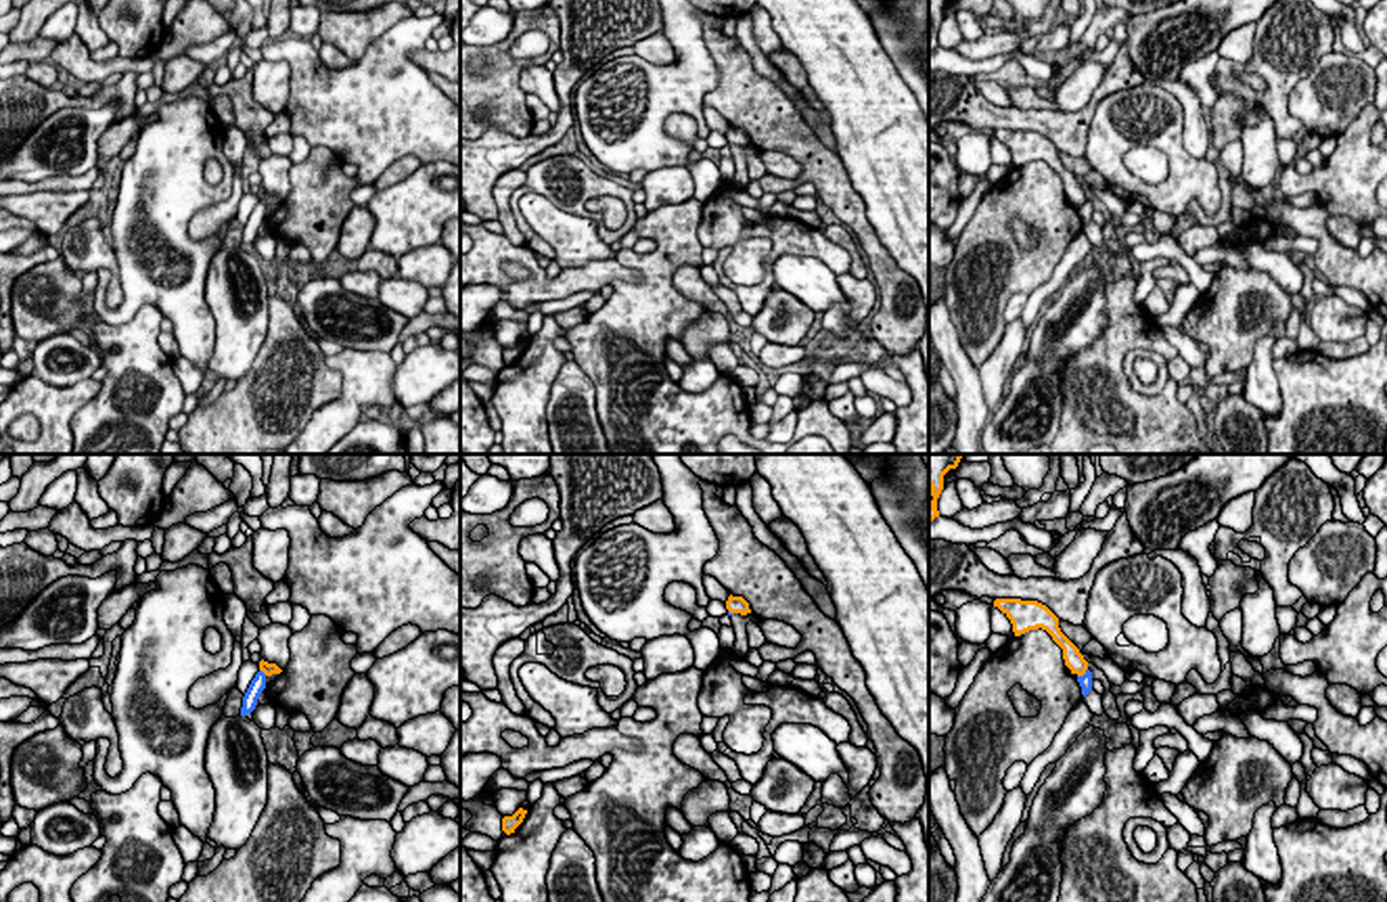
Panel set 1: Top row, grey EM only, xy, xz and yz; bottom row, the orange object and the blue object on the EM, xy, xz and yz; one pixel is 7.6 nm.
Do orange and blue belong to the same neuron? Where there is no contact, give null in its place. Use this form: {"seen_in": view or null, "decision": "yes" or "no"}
{"seen_in": "yz", "decision": "no"}

